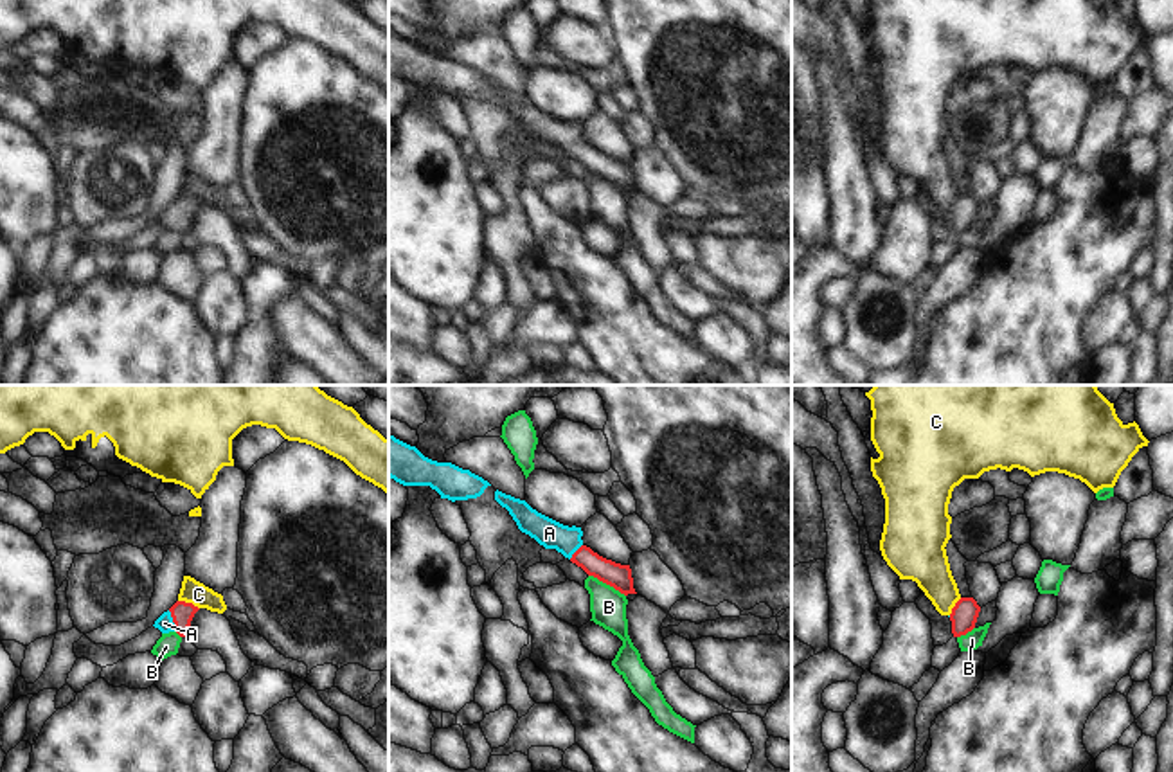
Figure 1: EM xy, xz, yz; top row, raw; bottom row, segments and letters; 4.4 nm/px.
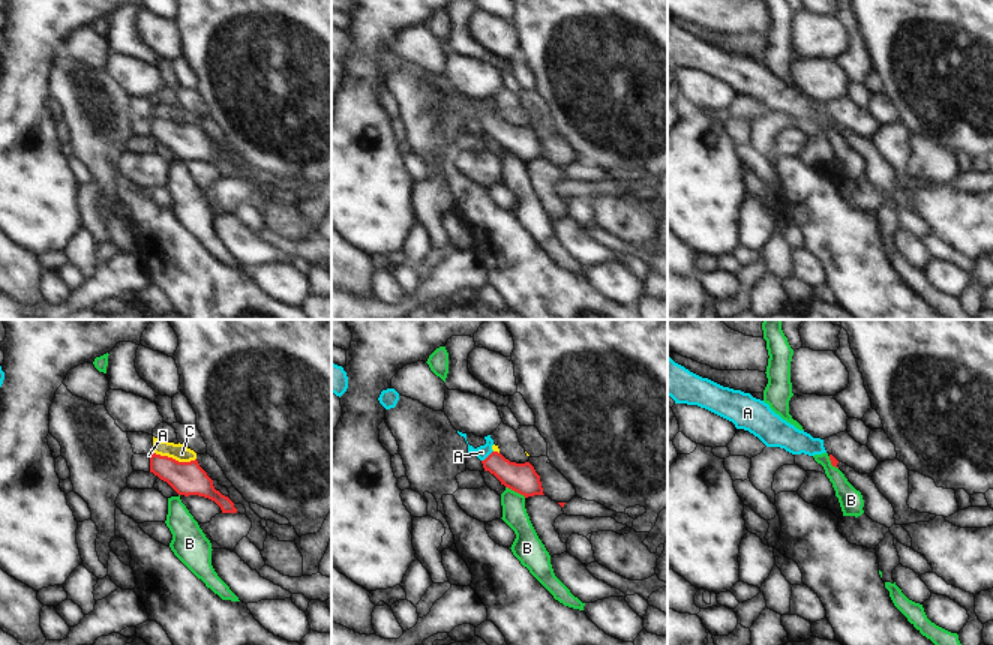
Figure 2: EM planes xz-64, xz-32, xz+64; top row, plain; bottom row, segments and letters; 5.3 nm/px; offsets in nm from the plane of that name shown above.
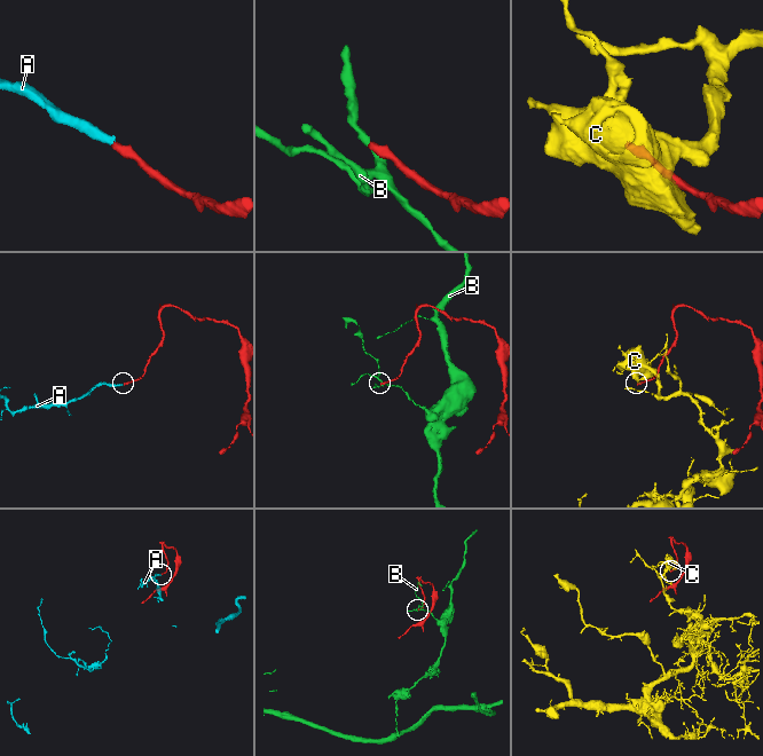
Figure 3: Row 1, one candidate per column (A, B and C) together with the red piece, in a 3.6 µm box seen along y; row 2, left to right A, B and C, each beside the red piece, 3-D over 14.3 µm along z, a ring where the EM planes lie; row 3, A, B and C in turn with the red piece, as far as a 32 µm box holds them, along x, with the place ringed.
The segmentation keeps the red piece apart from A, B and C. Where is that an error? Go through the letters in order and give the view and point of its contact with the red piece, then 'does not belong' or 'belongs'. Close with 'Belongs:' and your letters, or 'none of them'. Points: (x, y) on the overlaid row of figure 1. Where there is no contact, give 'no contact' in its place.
A: meets red in xy at (173, 621); belongs
B: meets red in xz at (607, 583); does not belong
C: meets red in xy at (189, 603); does not belong
Belongs: A

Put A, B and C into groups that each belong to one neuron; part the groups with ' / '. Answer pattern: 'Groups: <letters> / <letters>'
Groups: A / B / C

